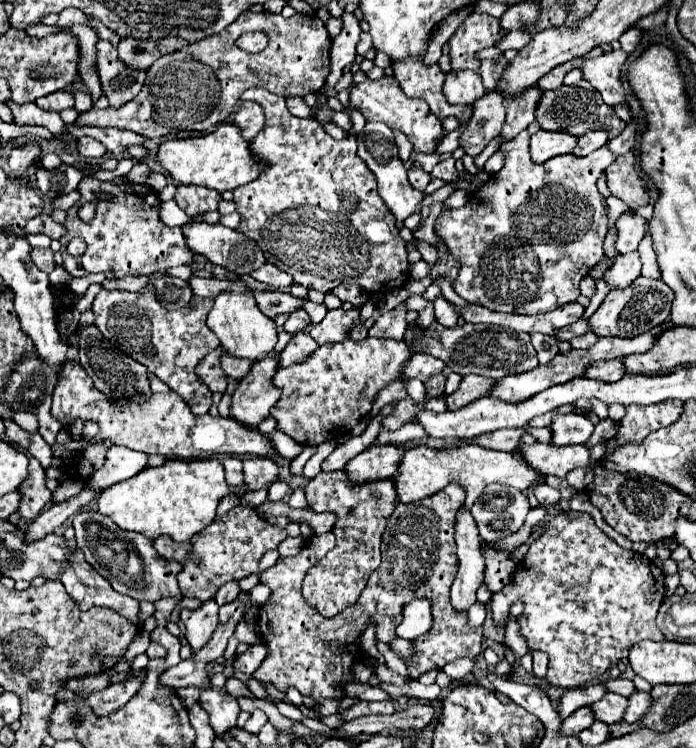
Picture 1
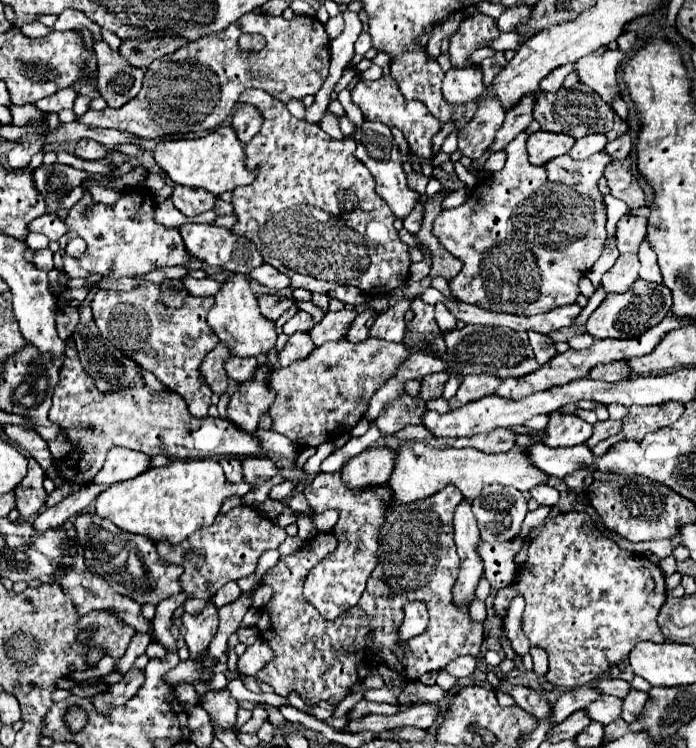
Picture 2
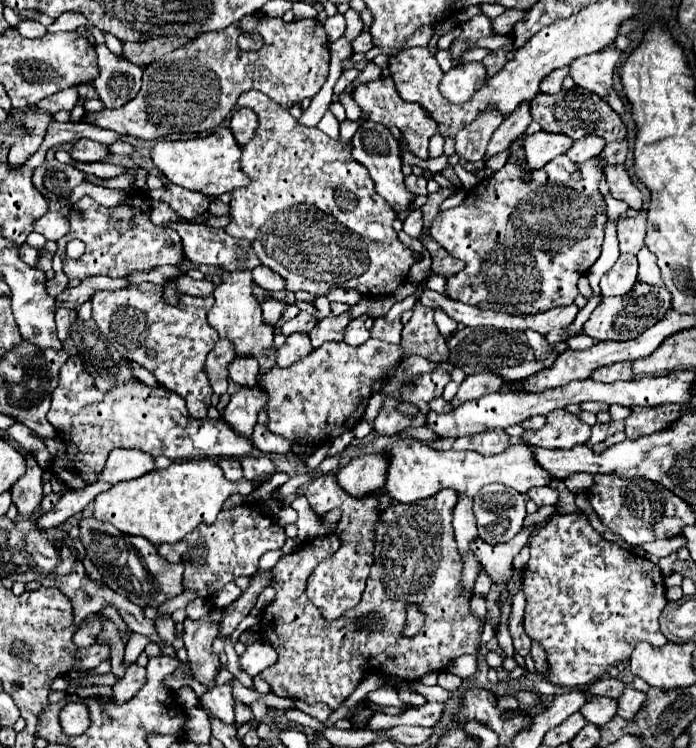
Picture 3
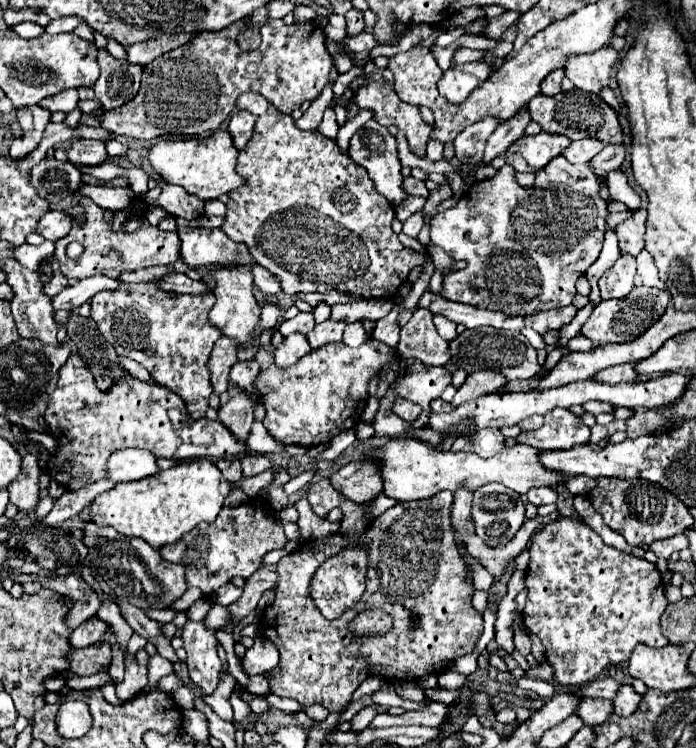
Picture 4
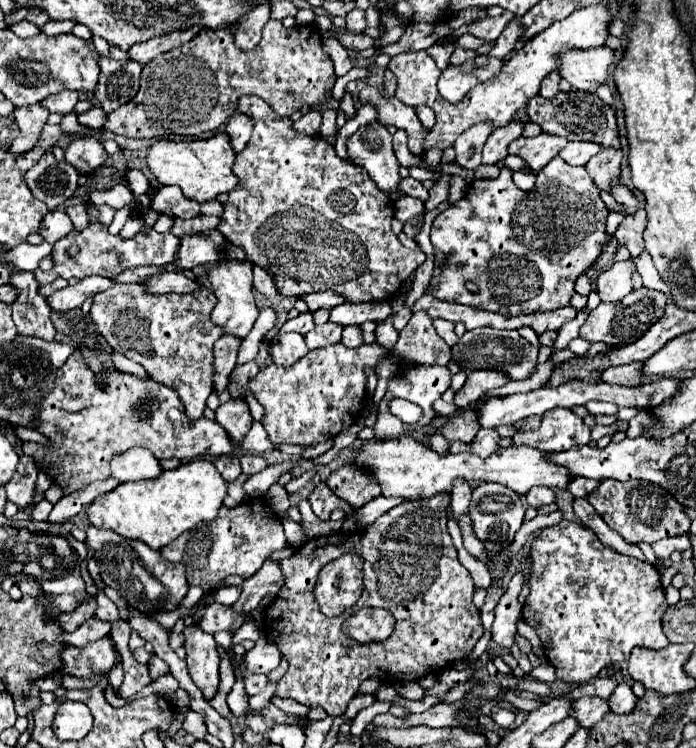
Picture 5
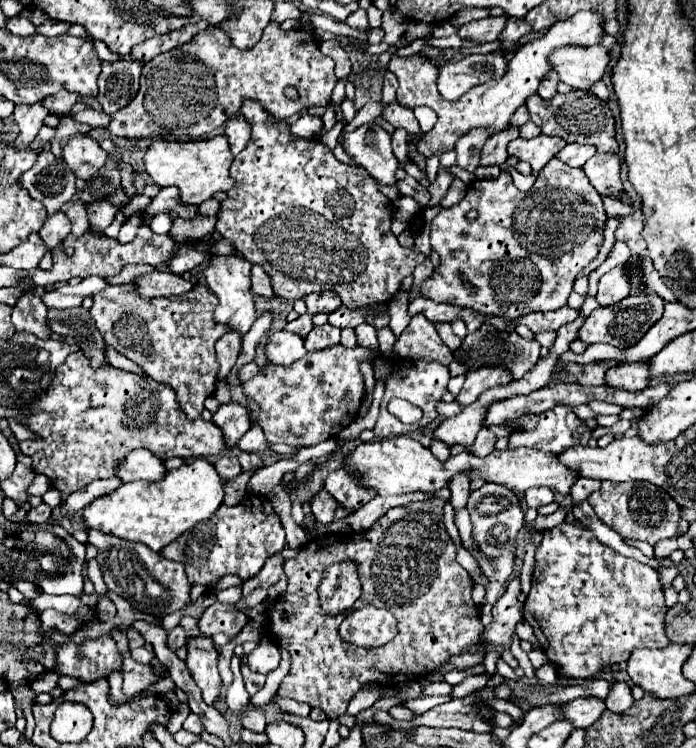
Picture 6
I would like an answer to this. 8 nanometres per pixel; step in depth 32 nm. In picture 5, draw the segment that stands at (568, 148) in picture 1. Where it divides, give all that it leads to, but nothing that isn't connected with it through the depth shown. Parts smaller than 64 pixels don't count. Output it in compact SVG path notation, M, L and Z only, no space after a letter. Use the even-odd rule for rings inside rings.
M538 134L534 138L526 138L526 136L520 136L518 140L514 140L510 146L508 146L508 152L510 154L518 154L526 160L526 164L538 172L542 170L552 158L556 158L560 154L560 150L568 144L566 138L562 136L552 136L552 134Z

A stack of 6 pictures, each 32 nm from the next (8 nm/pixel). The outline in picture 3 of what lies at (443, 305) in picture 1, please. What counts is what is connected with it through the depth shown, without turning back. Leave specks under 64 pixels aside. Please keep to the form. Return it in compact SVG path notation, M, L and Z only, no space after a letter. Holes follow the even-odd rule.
M436 308L434 320L436 320L436 326L440 328L440 334L442 334L442 336L450 336L450 332L456 332L456 326L458 326L456 320L450 318L442 308Z

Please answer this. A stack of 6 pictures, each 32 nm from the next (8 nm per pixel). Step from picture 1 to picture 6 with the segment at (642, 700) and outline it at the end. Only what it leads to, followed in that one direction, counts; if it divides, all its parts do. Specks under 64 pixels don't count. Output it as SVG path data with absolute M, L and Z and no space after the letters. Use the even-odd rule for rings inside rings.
M614 682L614 688L610 690L610 694L608 694L608 698L606 698L608 710L620 714L620 712L630 710L632 704L634 704L634 698L632 698L630 686L628 686L626 682Z

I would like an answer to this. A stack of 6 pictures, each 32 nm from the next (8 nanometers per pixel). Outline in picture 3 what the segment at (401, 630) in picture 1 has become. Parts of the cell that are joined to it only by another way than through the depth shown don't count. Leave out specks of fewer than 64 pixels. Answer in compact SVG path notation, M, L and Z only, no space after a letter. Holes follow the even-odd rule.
M417 605L407 606L407 622L404 630L404 635L407 637L415 636L419 633L425 623L426 615Z

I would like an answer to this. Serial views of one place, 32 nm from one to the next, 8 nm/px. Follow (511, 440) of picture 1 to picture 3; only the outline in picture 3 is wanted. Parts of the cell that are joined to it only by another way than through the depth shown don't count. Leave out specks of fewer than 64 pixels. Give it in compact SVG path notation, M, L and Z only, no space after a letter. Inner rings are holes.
M488 430L480 436L465 436L455 439L453 450L474 450L483 456L491 456L510 448L510 436L504 430Z

